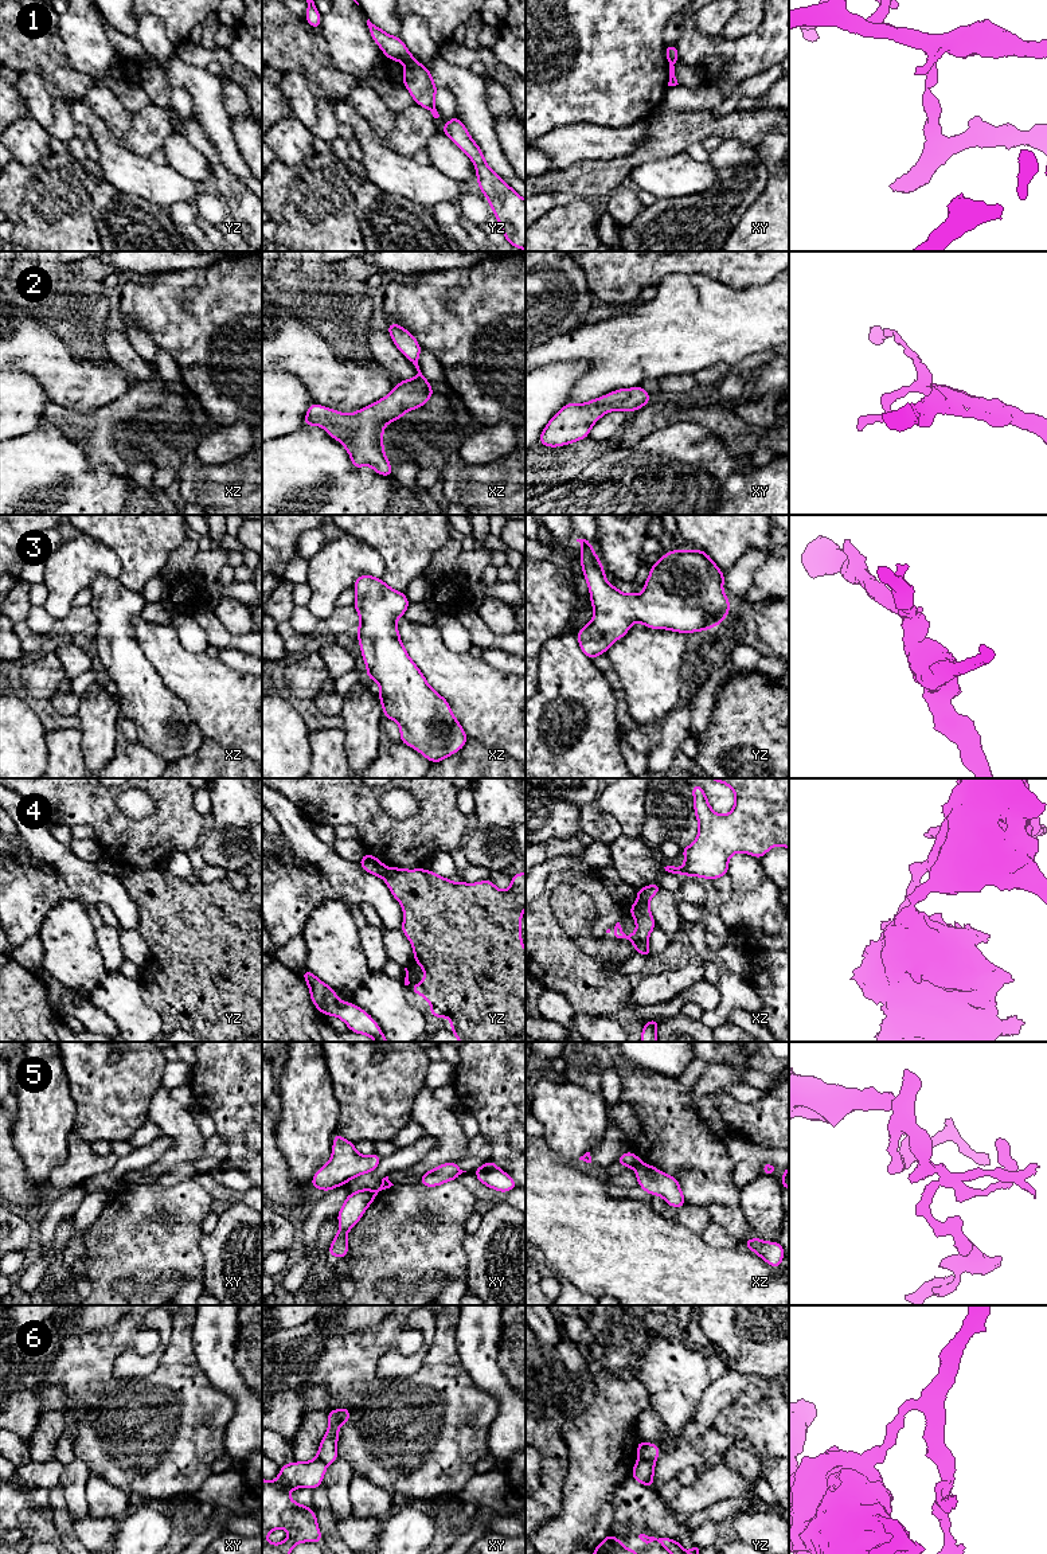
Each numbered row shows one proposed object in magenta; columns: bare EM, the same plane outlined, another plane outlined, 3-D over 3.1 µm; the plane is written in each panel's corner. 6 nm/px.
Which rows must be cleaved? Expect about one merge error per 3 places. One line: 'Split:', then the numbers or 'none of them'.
Split: 1, 4, 5, 6

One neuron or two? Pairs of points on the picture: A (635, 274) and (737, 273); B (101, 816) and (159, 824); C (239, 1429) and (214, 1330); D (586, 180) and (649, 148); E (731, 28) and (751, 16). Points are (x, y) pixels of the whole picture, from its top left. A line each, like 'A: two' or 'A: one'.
A: one
B: one
C: one
D: one
E: one

